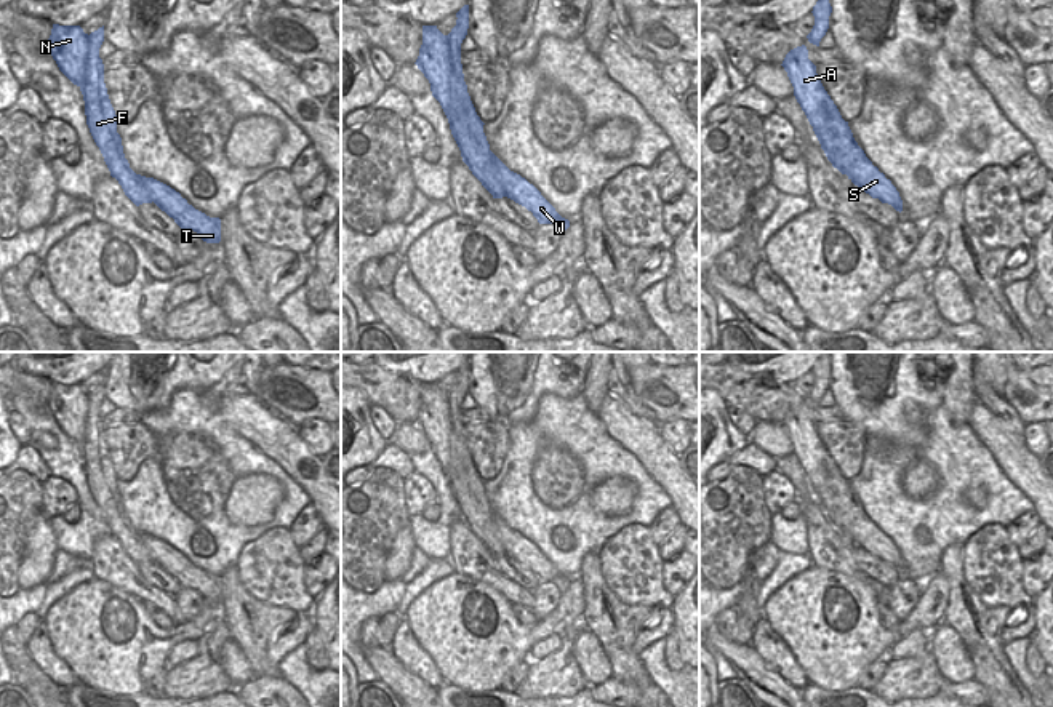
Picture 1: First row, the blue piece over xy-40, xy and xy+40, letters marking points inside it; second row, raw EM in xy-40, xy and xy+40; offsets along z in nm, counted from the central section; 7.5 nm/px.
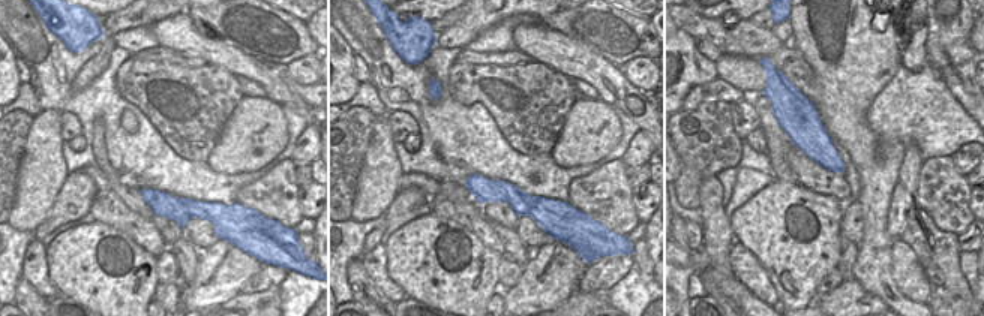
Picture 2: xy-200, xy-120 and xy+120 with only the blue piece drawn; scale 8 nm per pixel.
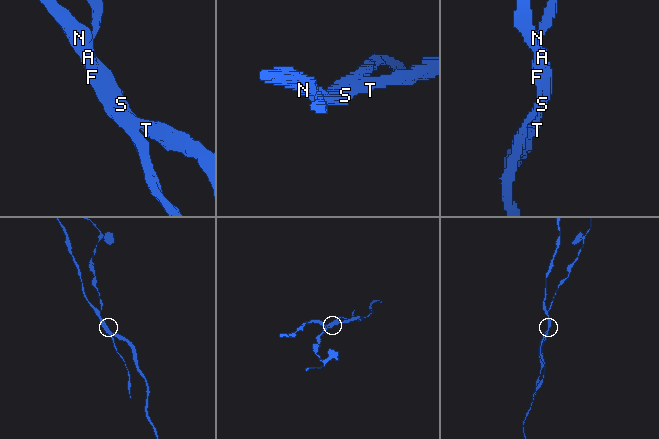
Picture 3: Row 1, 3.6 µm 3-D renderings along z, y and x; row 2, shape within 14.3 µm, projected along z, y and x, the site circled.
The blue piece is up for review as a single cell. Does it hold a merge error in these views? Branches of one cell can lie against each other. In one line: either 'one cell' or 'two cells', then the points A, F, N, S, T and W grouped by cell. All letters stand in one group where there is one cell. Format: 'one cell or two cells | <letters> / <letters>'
two cells | A N S T W / F

